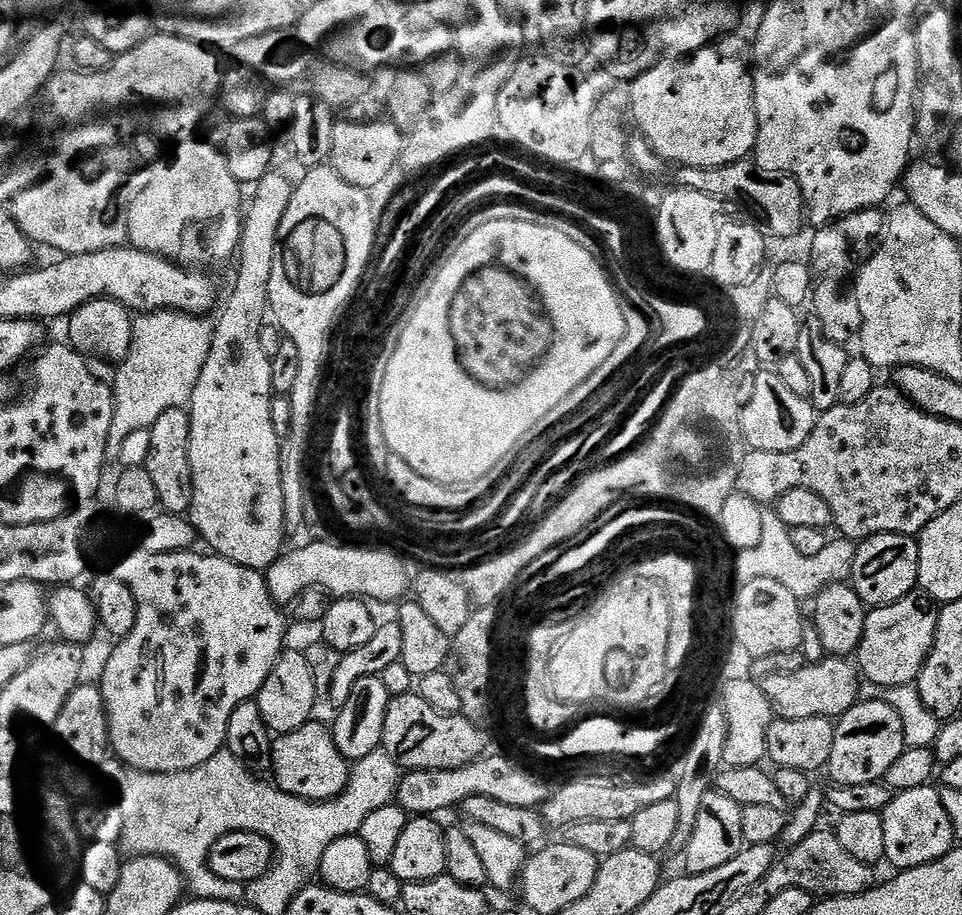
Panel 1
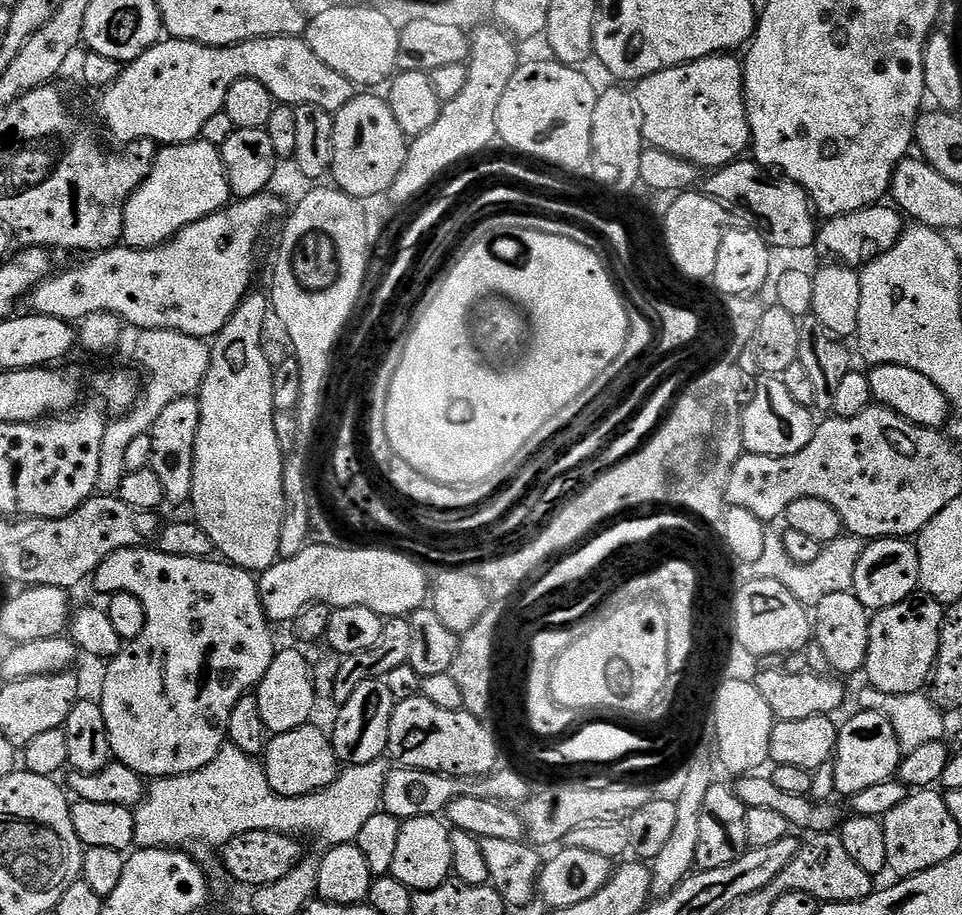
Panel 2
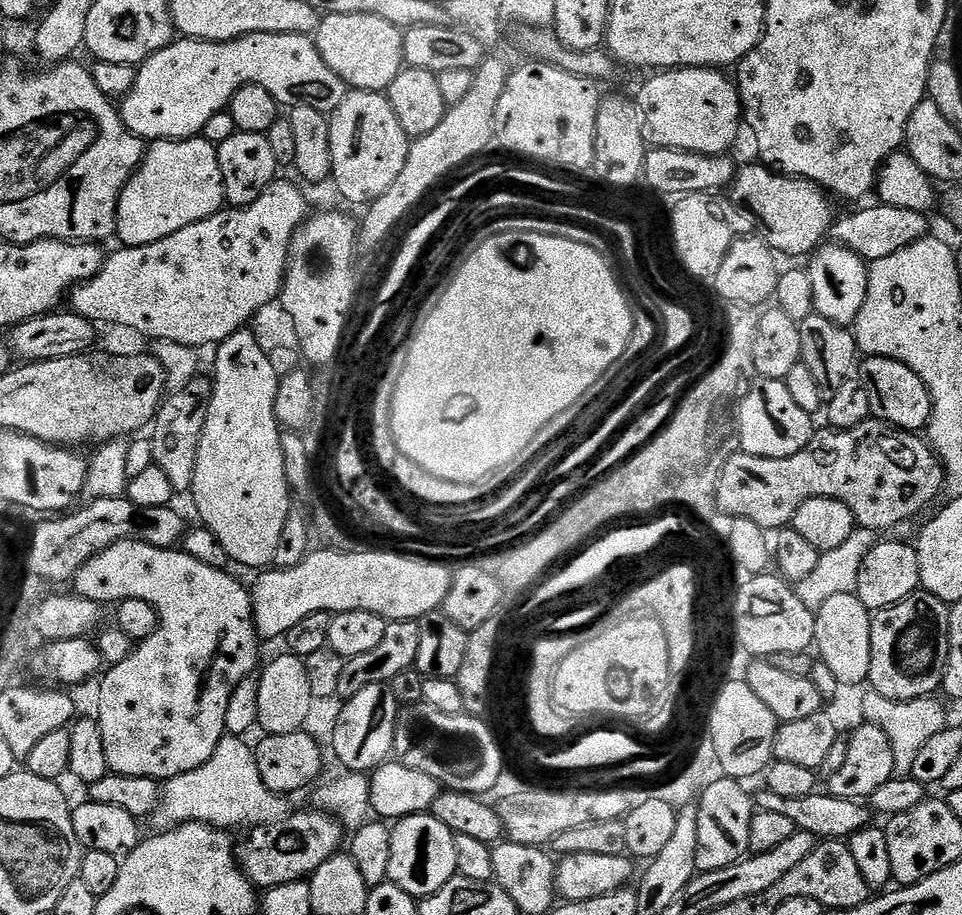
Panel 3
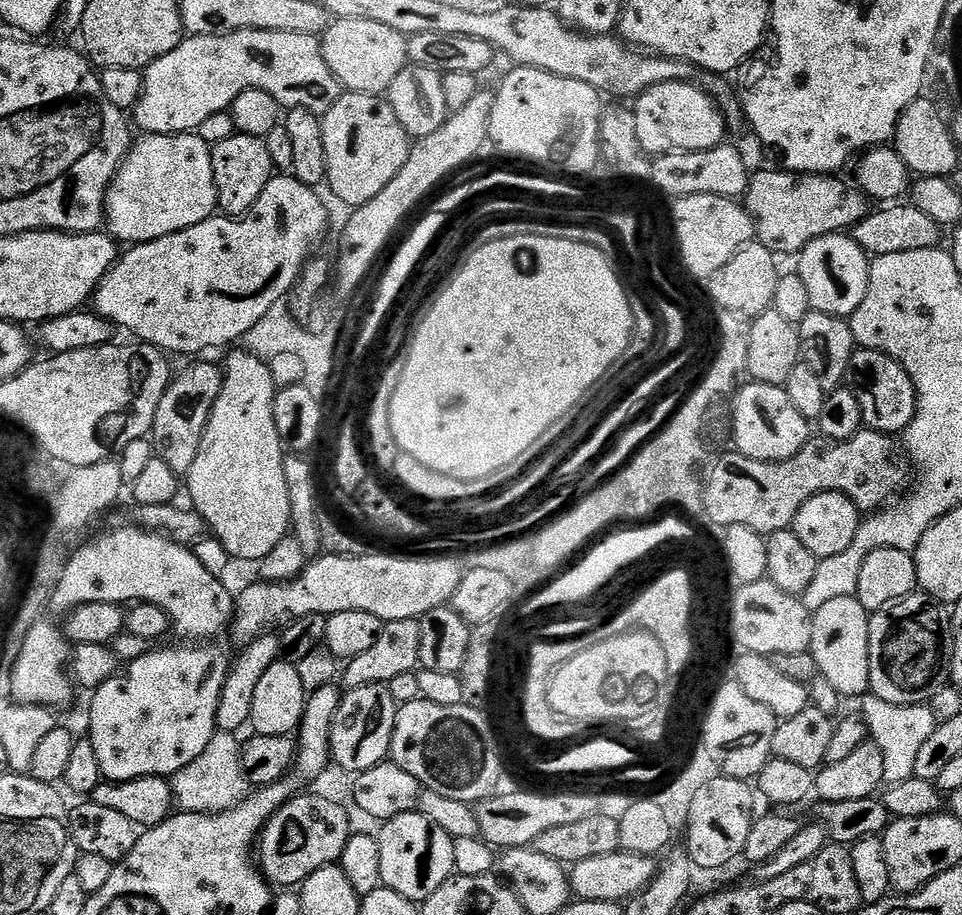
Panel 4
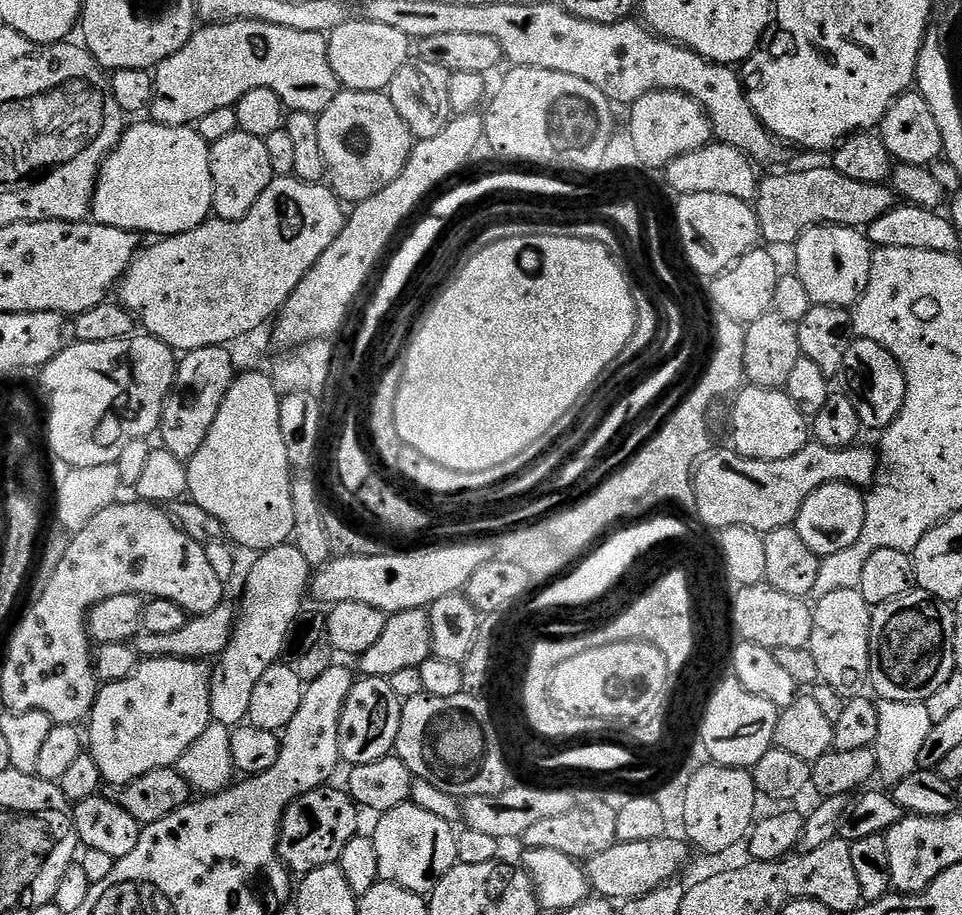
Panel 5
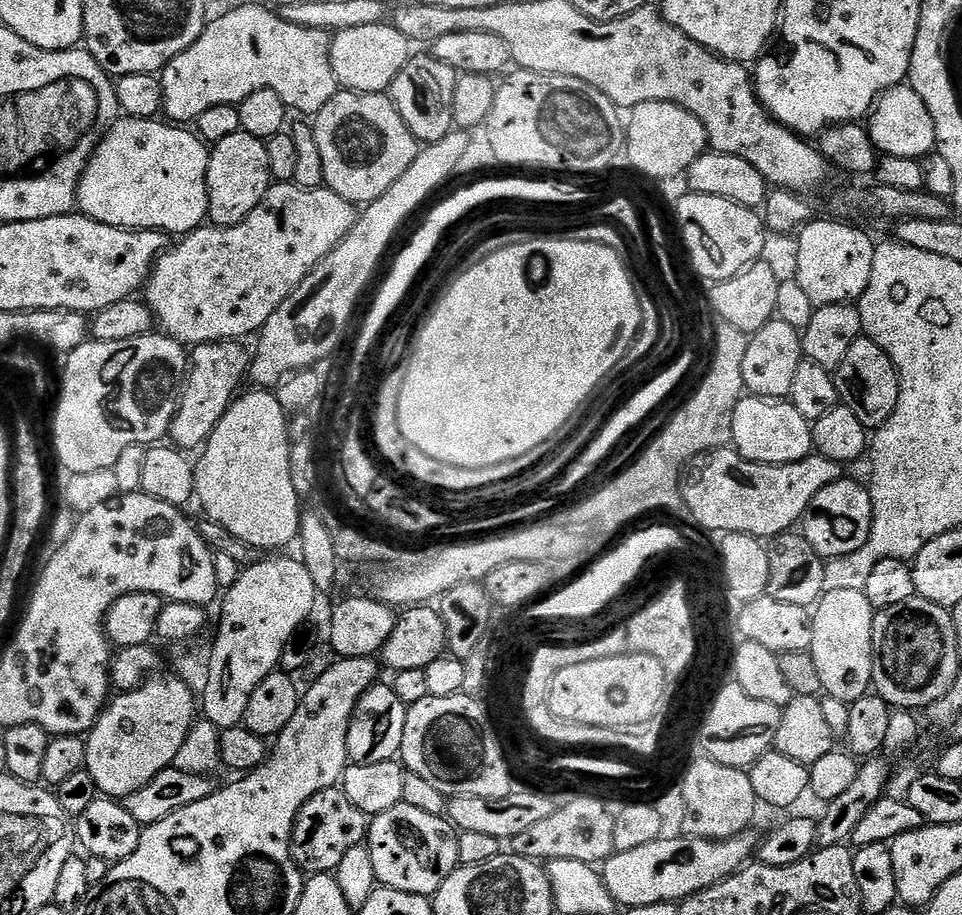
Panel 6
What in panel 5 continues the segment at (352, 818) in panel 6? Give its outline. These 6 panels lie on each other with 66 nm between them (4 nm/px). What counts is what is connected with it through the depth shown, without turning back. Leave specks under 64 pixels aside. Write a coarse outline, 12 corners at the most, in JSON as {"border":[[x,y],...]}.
{"border":[[333,786],[284,811],[280,859],[292,874],[339,861],[361,809]]}

